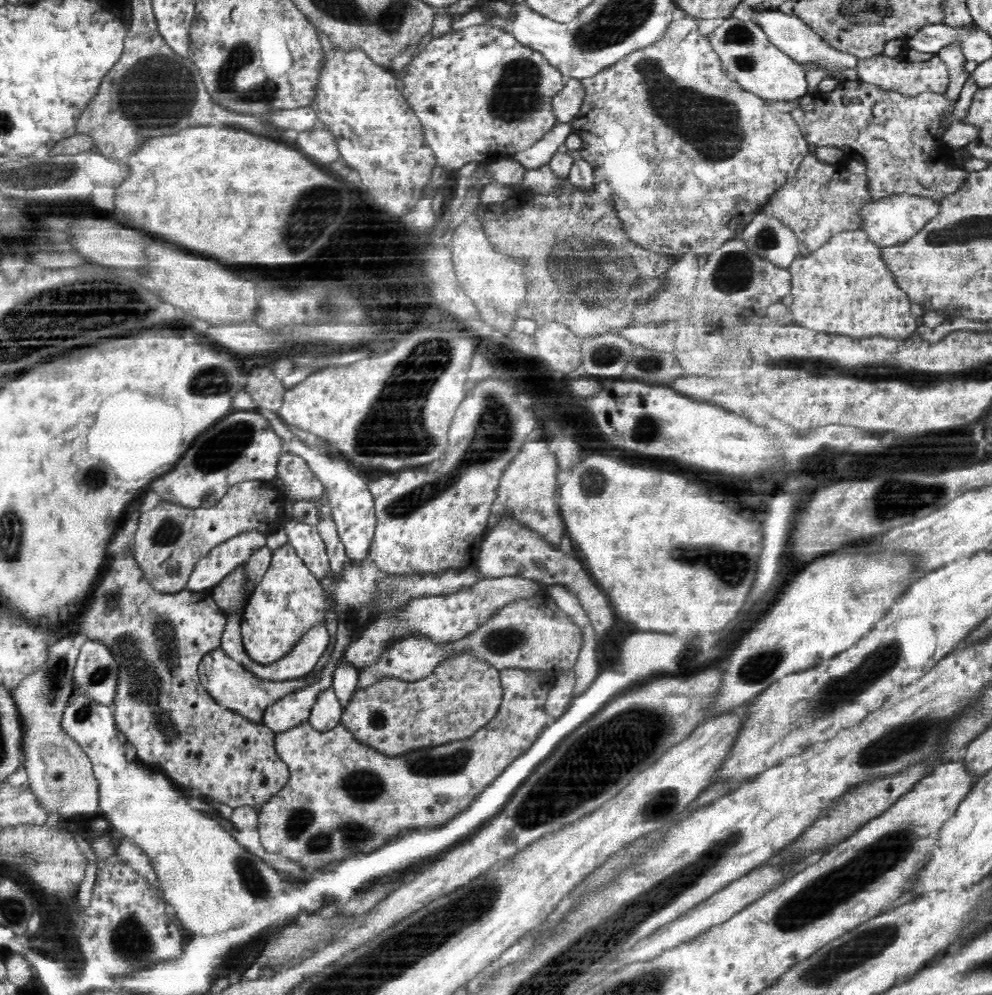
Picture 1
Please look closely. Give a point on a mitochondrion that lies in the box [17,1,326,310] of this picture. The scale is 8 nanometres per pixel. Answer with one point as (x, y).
(156, 93)

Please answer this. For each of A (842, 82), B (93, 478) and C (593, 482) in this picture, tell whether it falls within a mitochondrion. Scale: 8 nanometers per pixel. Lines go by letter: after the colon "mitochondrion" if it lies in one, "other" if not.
A: other
B: mitochondrion
C: mitochondrion

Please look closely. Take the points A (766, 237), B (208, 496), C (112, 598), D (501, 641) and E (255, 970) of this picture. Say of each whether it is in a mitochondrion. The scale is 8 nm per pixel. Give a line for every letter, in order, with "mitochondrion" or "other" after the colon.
A: mitochondrion
B: mitochondrion
C: other
D: mitochondrion
E: other

